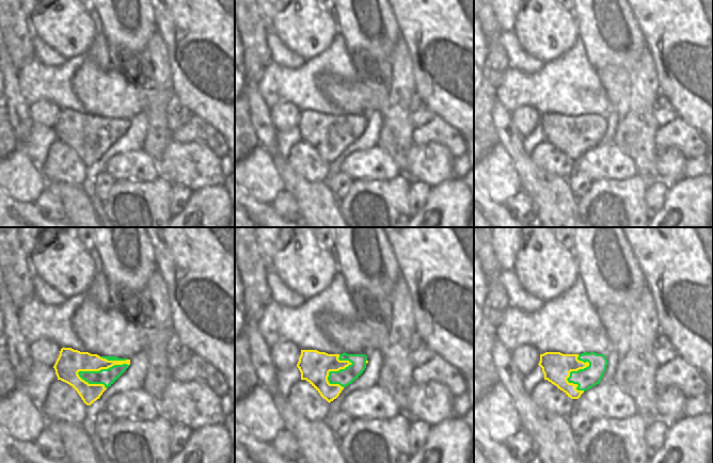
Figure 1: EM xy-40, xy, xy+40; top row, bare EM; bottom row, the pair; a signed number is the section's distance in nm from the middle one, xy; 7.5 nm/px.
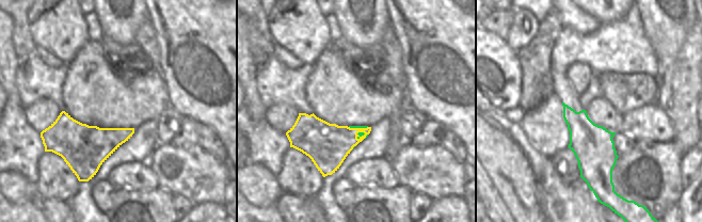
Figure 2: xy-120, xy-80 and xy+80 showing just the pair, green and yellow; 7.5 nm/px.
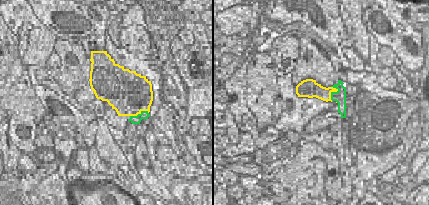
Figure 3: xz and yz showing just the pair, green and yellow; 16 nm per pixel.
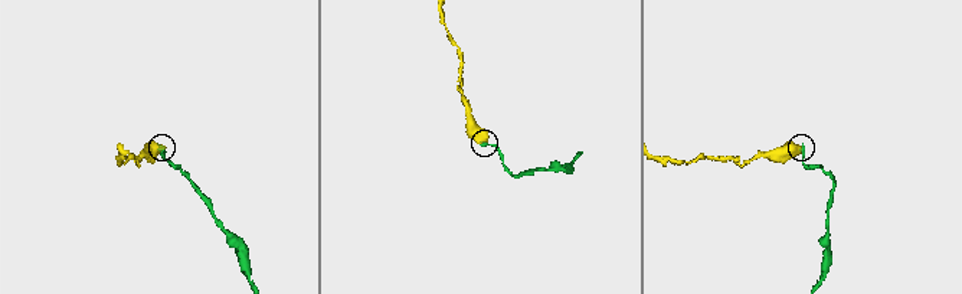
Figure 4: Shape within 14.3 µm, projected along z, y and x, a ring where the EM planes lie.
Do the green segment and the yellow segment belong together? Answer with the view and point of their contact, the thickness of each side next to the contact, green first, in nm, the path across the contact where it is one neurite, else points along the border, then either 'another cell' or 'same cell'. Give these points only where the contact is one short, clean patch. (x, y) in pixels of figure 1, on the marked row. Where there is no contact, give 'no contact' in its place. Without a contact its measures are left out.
meets green in xy-40 at (103, 369); 120 nm thick on the green side, 190 nm on the other; border along xy-40 (128, 364), (114, 364), (98, 370), (80, 370), (77, 373); another cell

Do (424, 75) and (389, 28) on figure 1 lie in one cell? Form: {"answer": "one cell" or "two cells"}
{"answer": "two cells"}

